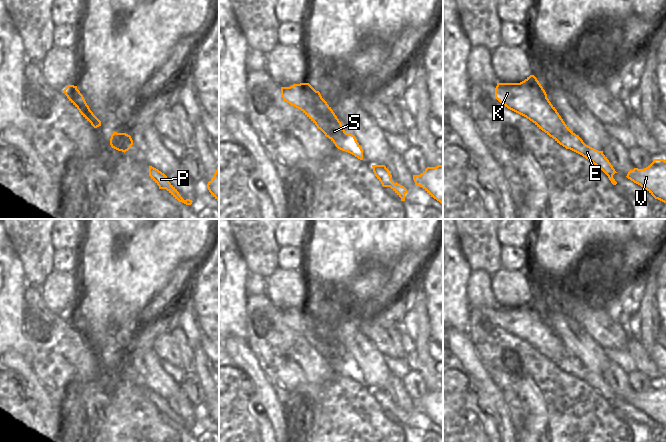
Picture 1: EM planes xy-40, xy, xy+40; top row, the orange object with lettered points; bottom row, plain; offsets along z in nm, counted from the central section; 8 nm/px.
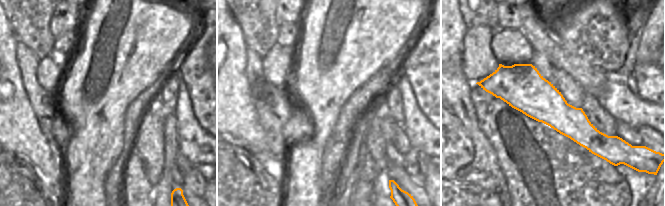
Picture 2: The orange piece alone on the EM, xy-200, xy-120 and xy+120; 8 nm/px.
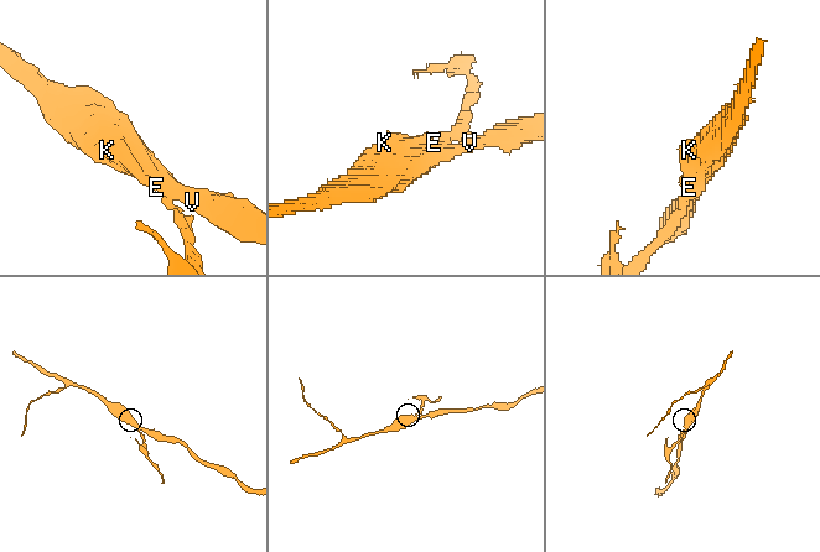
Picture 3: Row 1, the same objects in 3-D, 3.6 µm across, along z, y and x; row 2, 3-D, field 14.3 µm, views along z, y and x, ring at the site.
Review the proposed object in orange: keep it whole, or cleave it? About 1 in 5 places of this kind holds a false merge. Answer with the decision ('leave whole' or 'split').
split

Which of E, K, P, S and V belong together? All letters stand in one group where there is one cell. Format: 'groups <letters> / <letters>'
groups E K S V / P

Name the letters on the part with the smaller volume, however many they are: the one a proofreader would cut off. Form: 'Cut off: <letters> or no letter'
Cut off: P

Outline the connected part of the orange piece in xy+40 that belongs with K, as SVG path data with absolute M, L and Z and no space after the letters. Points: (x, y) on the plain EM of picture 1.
M530 299L520 307L497 307L495 322L508 333L532 345L566 373L588 383L603 396L613 399L617 397L603 375L586 369L565 348L534 299Z

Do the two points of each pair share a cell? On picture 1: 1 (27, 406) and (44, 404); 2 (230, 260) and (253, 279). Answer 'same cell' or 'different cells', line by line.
1: different cells
2: different cells

